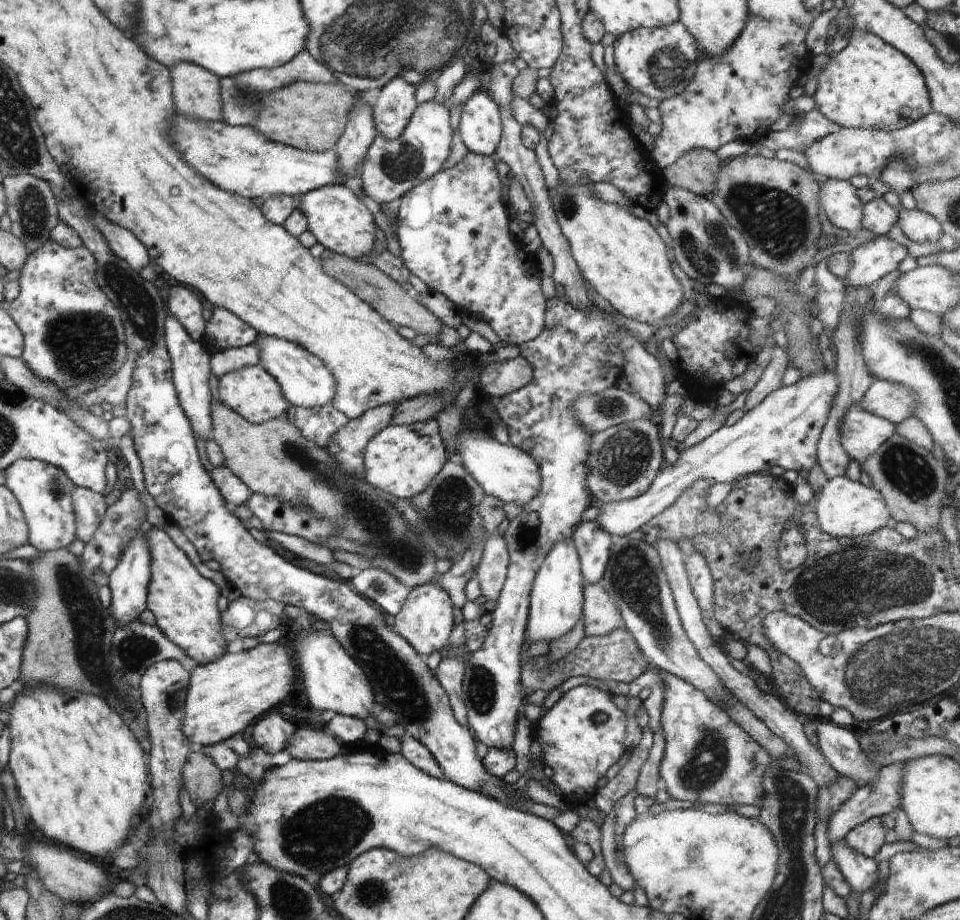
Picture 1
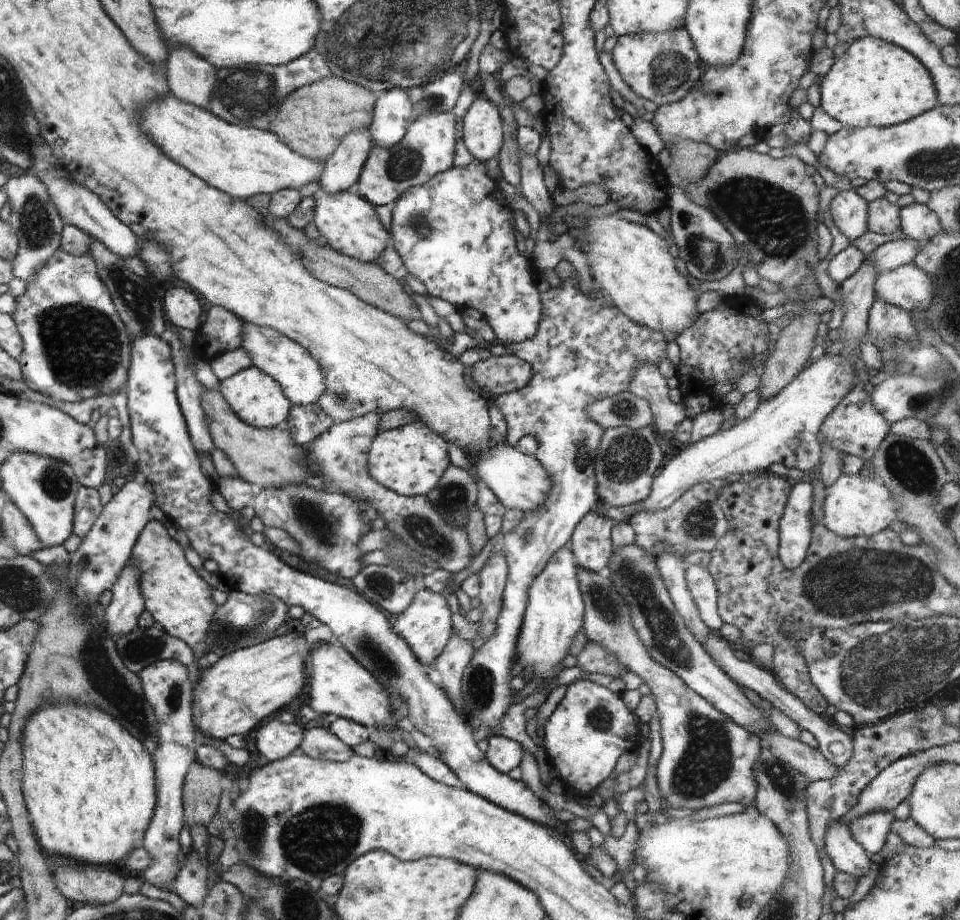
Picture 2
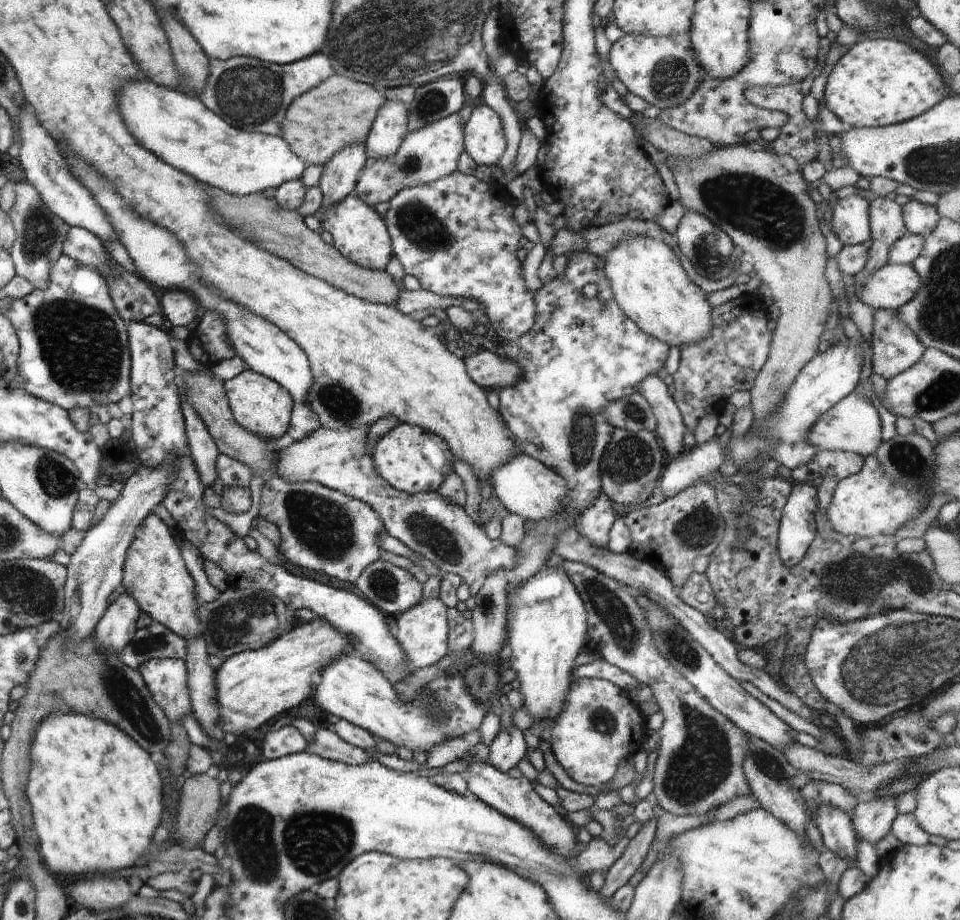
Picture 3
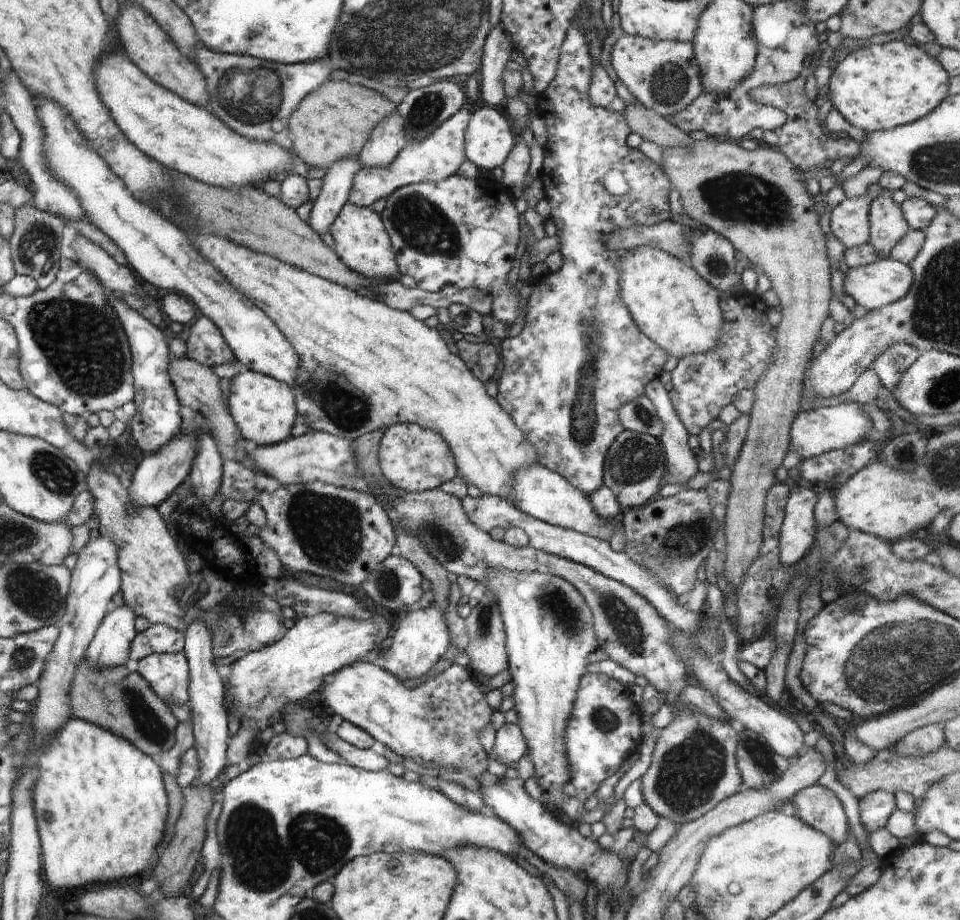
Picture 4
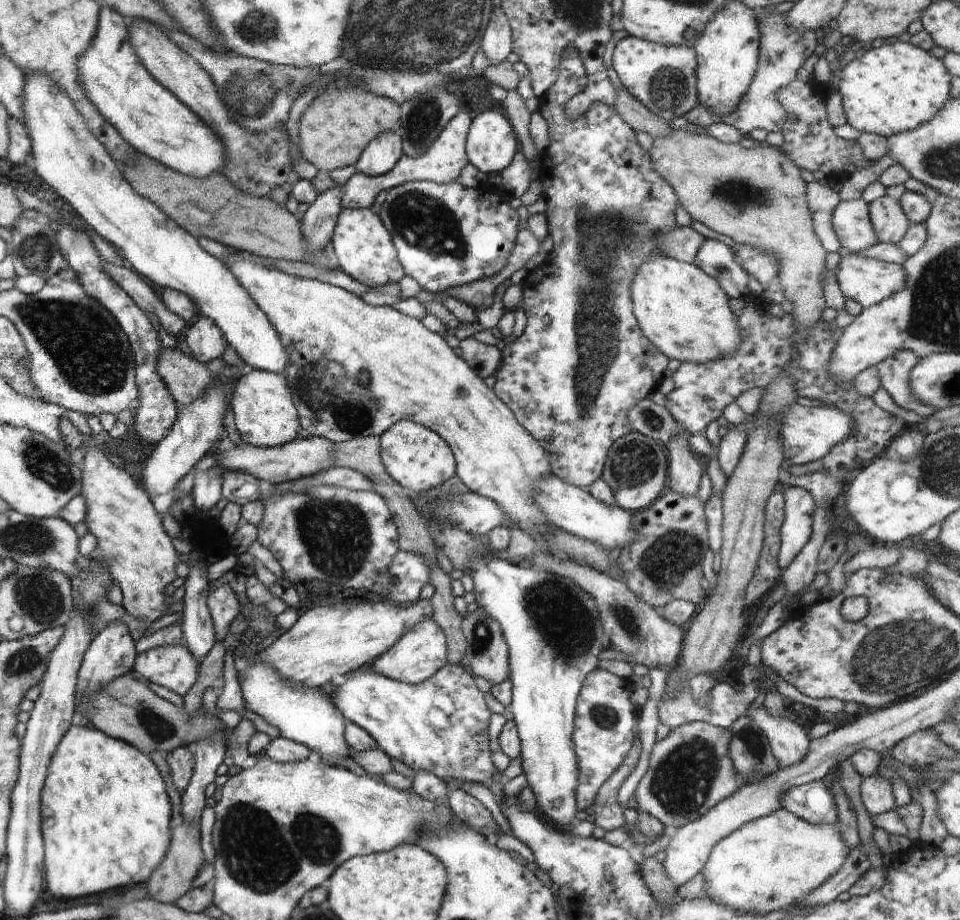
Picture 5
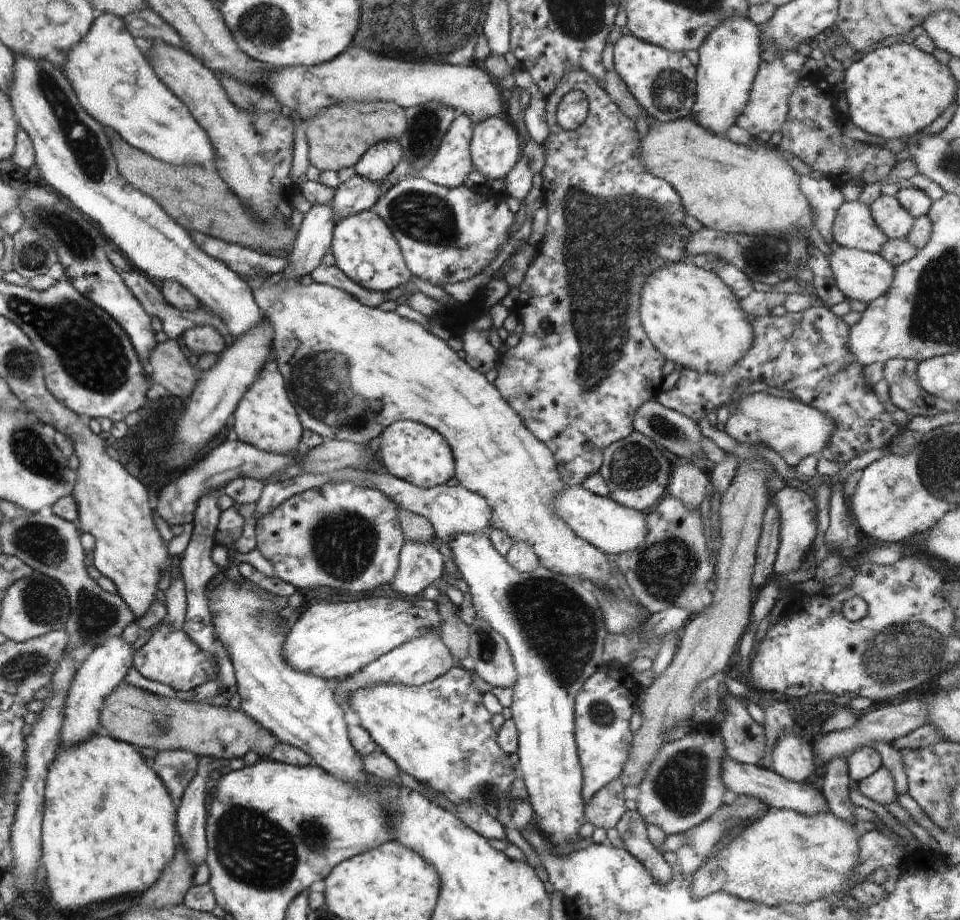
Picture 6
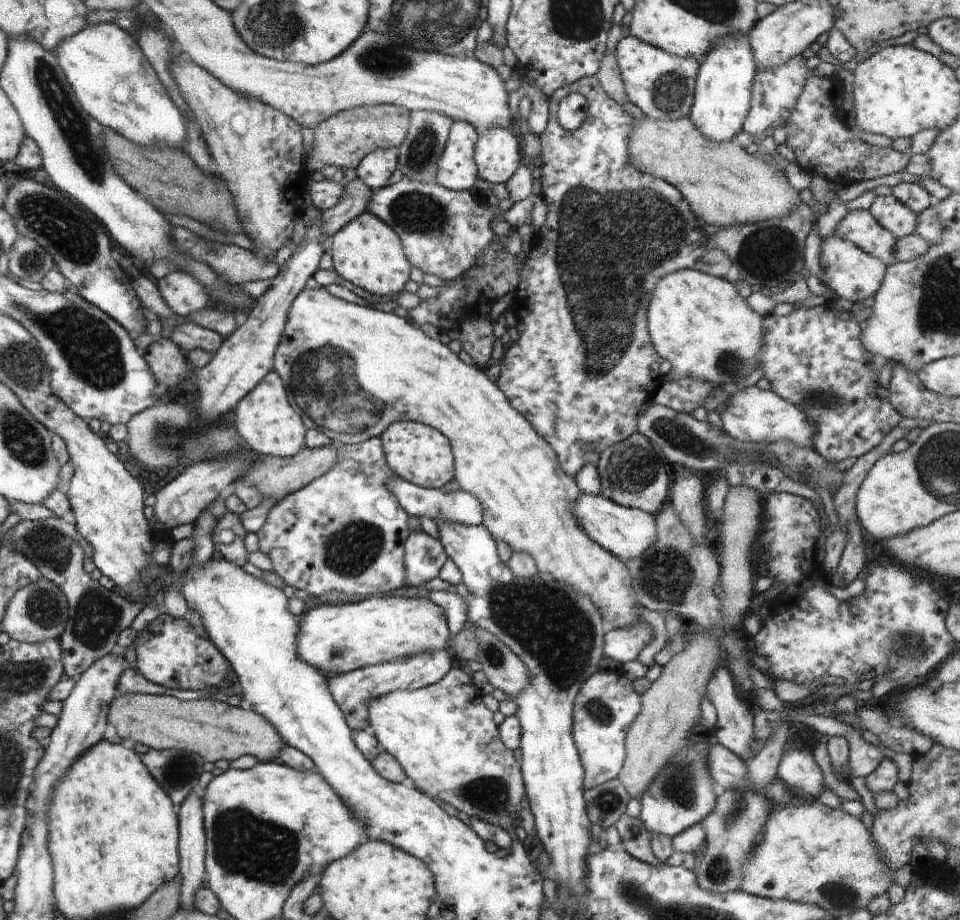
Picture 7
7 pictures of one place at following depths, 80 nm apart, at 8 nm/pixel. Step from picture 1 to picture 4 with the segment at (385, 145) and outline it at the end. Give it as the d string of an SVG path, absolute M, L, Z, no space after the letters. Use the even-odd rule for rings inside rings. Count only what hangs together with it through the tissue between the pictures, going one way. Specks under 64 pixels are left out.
M461 108L454 116L445 120L422 142L411 147L404 146L388 168L362 167L354 175L348 201L356 206L371 207L379 198L387 198L397 188L418 183L437 183L456 175L460 165L467 159L465 155L465 130L471 113Z

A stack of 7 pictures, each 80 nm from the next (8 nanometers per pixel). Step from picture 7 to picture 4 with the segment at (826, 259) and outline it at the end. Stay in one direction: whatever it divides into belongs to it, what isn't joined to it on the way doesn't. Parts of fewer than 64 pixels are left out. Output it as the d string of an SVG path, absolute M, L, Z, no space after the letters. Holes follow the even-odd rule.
M882 257L867 265L850 267L843 278L843 290L856 304L871 311L902 298L910 290L912 281L913 272L907 264Z

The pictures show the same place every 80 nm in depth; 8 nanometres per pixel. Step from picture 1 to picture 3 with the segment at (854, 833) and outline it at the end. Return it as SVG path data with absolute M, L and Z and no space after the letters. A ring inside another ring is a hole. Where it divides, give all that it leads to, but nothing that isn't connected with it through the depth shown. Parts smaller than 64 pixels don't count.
M874 795L860 799L851 812L851 821L857 836L873 846L891 829L897 811L892 795Z

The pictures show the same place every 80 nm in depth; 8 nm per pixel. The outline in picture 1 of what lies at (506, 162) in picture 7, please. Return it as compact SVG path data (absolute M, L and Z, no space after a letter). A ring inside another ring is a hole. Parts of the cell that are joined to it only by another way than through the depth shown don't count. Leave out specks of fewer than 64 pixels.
M478 89L466 102L459 122L462 140L470 153L492 156L503 131L499 106L486 89Z

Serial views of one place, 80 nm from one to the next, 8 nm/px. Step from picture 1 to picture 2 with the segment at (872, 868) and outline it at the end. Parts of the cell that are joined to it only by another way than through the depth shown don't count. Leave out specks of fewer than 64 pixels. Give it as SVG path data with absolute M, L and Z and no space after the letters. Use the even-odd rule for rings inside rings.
M842 819L833 820L825 830L826 854L832 860L836 871L844 871L857 880L869 869L870 857L851 835L849 825Z

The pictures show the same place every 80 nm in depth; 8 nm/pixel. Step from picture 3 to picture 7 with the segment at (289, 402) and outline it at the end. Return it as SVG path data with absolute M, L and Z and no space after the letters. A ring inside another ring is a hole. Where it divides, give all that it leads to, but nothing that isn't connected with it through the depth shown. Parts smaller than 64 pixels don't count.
M272 370L253 388L235 407L234 426L243 441L259 455L273 457L291 457L305 446L305 427L301 419L287 399L280 375Z

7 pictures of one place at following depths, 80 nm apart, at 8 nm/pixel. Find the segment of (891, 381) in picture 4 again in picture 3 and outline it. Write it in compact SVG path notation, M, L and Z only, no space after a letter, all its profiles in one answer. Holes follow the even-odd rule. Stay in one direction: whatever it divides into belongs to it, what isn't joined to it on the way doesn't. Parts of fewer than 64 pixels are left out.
M888 309L875 310L870 343L871 348L867 370L880 374L886 380L890 380L907 368L914 366L922 358L926 350L926 346L916 338L916 335L910 332L910 329L907 329L895 314Z

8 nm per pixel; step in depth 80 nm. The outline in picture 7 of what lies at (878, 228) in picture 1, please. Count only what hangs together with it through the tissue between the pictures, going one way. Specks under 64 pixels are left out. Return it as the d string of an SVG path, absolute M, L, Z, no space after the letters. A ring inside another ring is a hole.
M894 195L876 197L869 211L887 231L898 239L911 235L917 227L917 214Z

